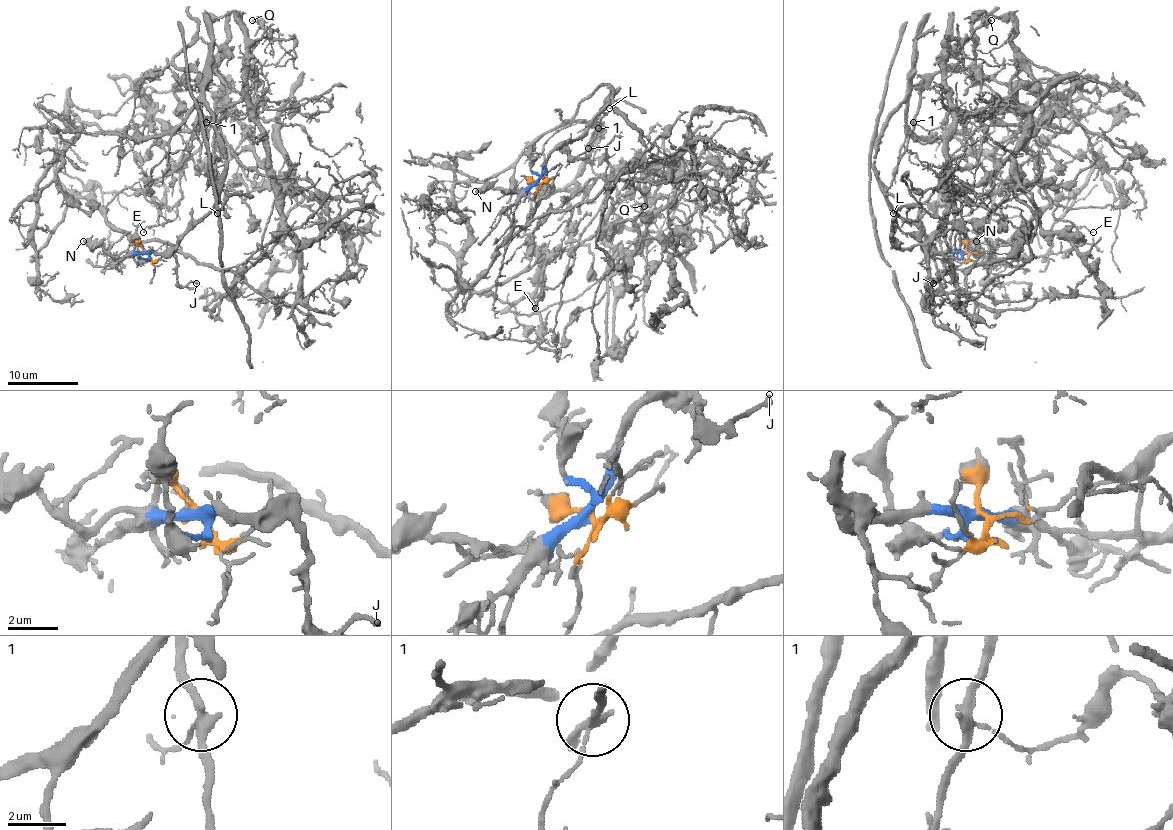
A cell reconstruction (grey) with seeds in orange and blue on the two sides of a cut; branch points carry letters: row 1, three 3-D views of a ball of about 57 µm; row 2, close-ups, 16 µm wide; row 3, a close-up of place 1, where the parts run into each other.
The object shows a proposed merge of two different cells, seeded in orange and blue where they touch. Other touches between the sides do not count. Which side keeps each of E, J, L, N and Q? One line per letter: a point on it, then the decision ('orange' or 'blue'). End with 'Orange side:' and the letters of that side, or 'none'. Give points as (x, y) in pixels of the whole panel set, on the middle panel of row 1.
E: place (535, 308); blue
J: place (588, 148); blue
L: place (609, 108); blue
N: place (475, 191); blue
Q: place (644, 206); blue
Orange side: none

